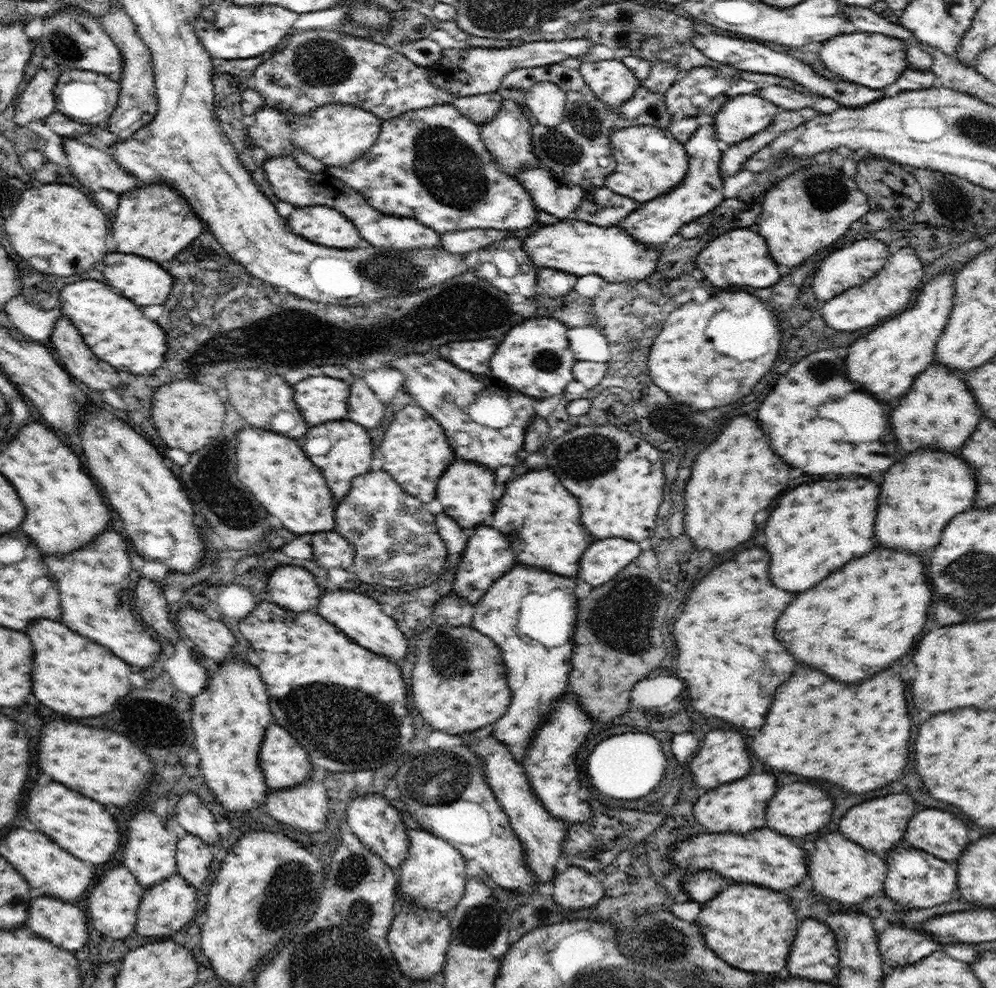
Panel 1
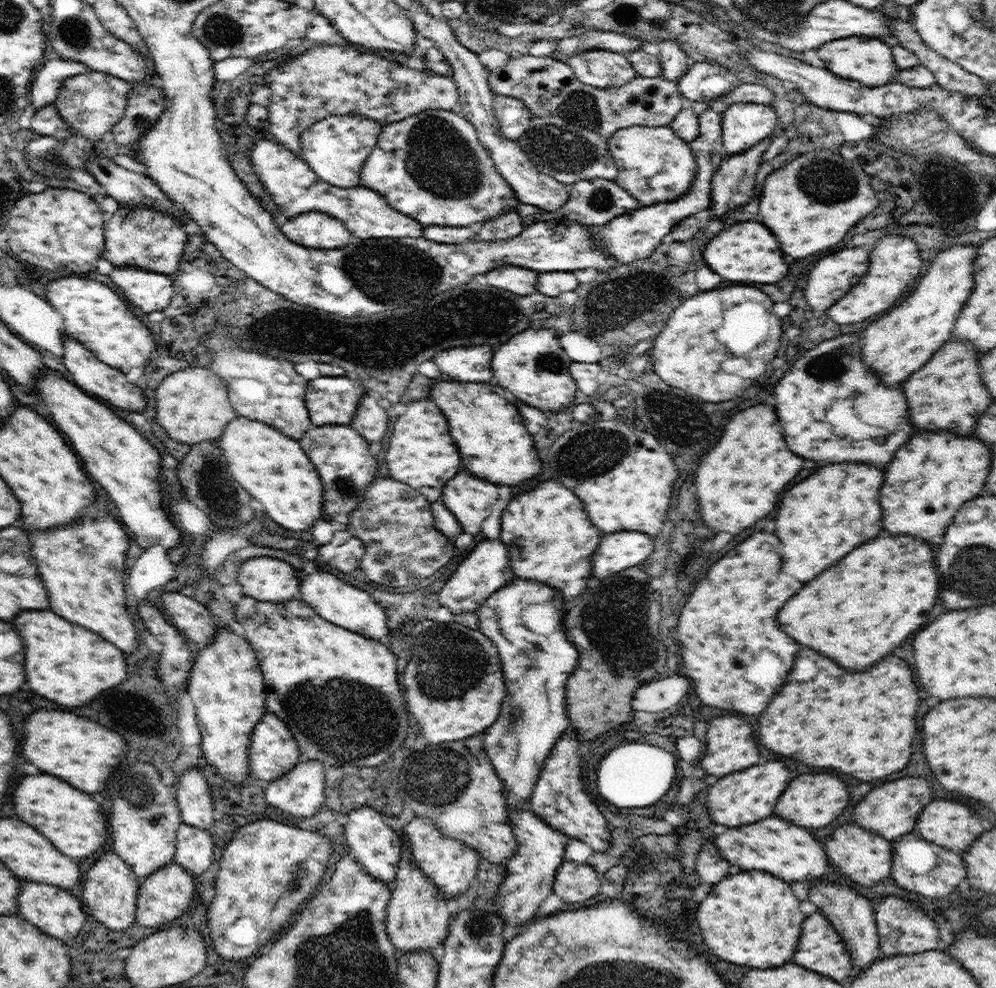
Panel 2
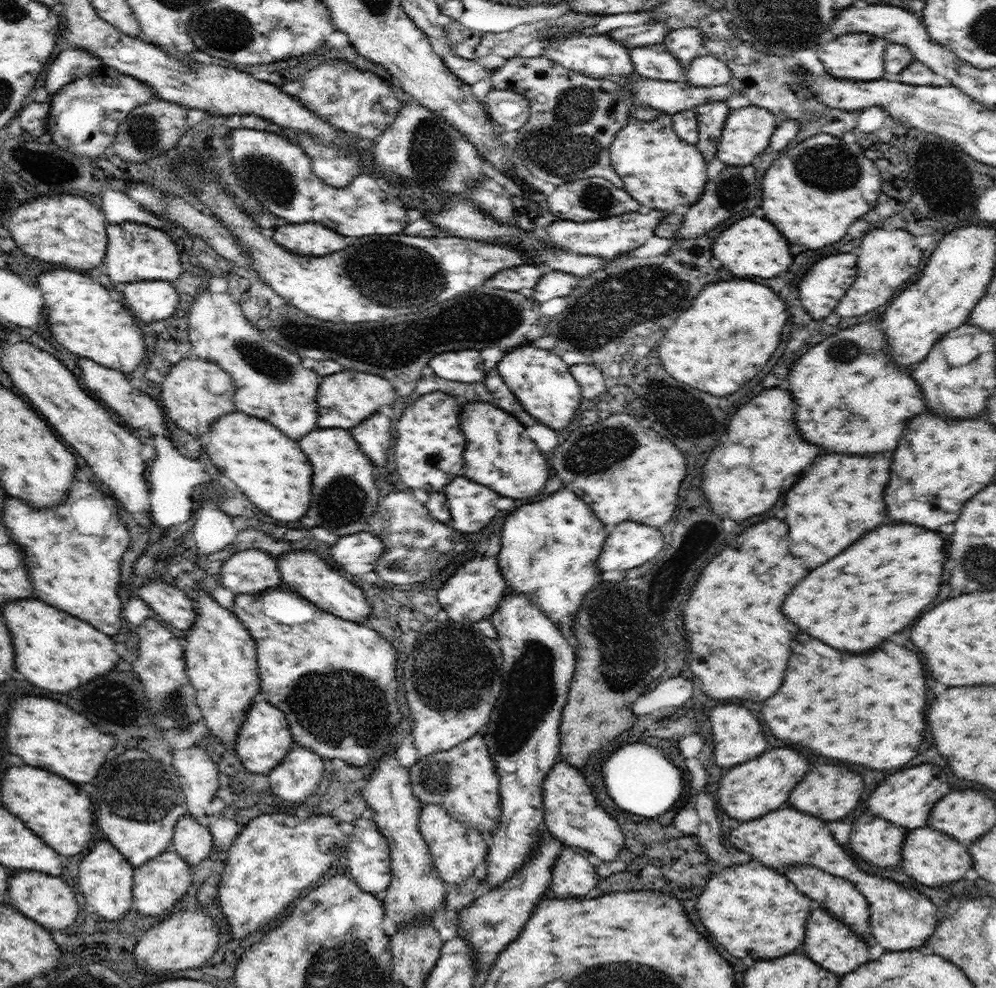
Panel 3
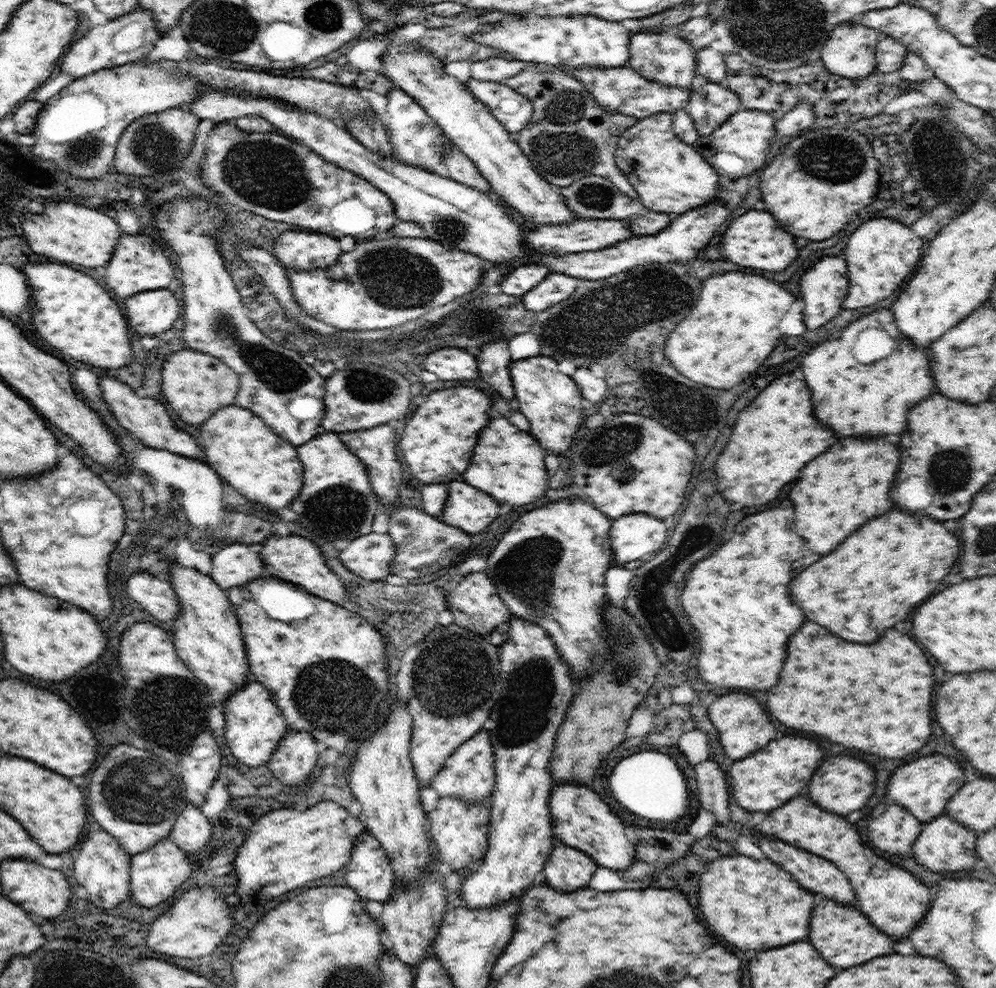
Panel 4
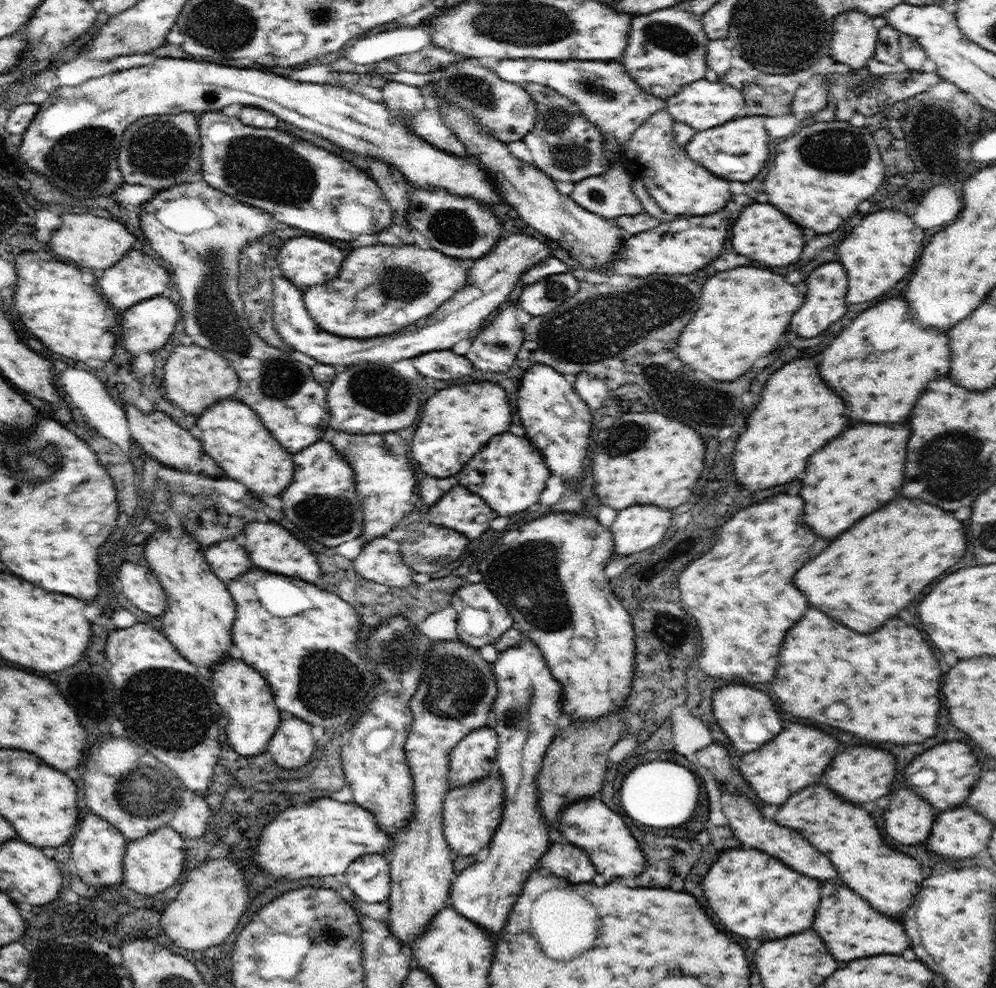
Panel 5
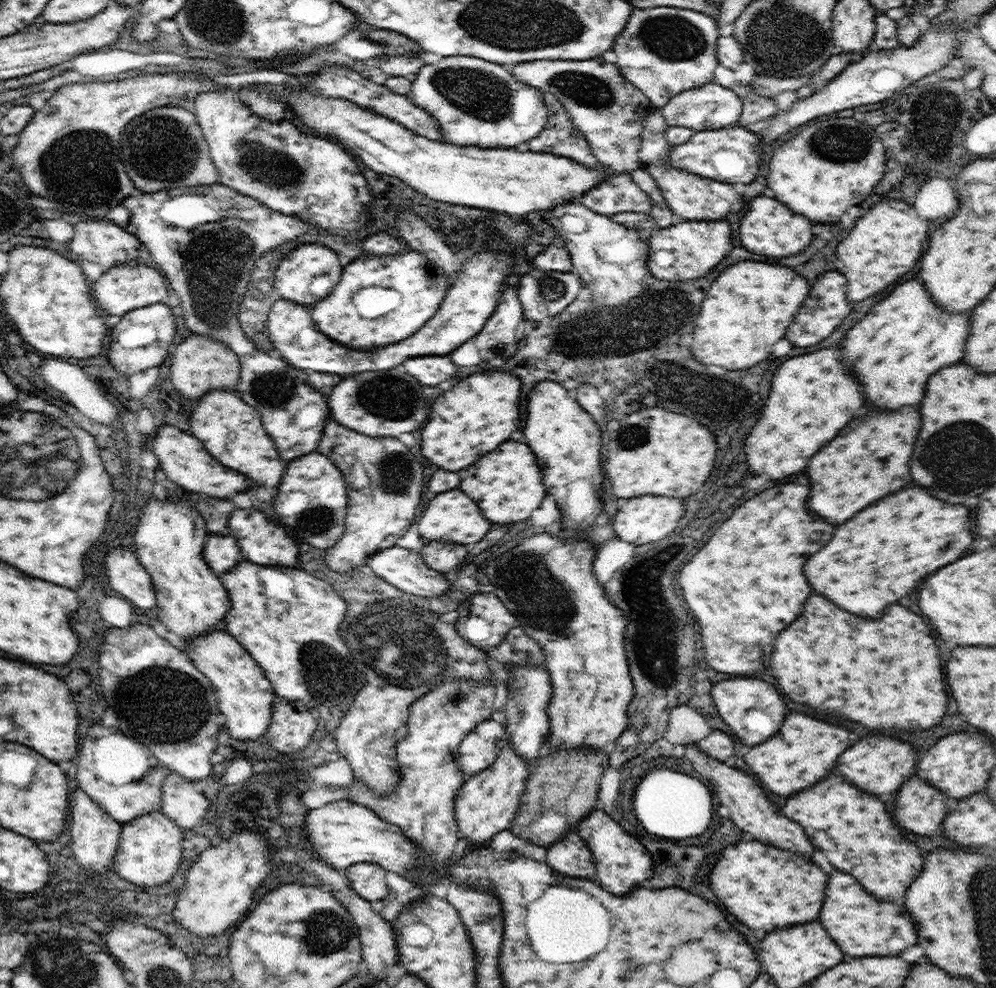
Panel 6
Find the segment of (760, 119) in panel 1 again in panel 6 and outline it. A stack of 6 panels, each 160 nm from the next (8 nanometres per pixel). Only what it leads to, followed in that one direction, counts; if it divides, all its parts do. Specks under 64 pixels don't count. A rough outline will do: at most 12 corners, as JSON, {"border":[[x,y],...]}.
{"border":[[695,132],[667,164],[726,184],[758,174],[759,133]]}

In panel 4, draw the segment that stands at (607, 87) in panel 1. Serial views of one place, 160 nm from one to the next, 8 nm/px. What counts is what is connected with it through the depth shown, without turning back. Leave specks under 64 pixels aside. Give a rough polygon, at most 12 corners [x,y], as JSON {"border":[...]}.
{"border":[[594,15],[504,17],[472,39],[528,64],[629,67],[632,32]]}

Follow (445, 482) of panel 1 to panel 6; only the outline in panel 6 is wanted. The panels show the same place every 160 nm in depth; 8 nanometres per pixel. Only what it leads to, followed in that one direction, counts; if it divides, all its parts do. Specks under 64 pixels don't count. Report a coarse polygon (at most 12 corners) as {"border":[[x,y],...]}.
{"border":[[460,488],[424,503],[423,542],[479,543],[491,528]]}

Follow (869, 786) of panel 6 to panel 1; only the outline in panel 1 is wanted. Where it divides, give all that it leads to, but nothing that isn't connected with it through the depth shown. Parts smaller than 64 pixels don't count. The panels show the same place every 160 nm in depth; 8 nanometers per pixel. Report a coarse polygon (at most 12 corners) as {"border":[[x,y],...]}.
{"border":[[814,784],[782,786],[765,826],[800,840],[830,822],[834,800]]}

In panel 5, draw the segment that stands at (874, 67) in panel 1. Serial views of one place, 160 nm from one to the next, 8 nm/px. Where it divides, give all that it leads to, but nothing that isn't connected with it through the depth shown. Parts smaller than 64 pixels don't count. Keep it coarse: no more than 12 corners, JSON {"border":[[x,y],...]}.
{"border":[[856,7],[834,17],[828,55],[854,72],[875,54],[874,17]]}

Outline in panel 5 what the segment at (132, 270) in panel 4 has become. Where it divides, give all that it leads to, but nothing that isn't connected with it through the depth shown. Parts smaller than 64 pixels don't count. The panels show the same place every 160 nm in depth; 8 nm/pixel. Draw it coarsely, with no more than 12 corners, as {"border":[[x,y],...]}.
{"border":[[131,248],[100,288],[118,310],[161,296],[167,267]]}

